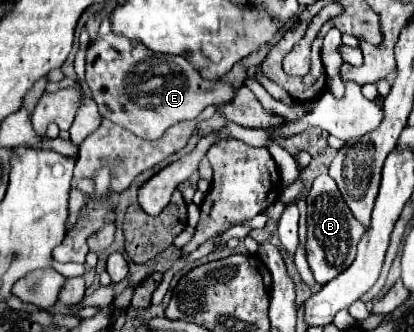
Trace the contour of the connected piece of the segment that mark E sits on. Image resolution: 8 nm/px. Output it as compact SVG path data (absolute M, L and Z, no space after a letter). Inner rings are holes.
M108 36L98 38L90 48L86 56L86 84L90 86L94 100L100 108L102 118L112 120L114 124L134 132L140 138L156 140L164 134L166 128L172 124L194 120L206 106L218 106L228 104L234 100L234 88L224 80L206 80L200 76L200 72L182 56L170 56L170 54L158 54L144 46L132 46L130 40L124 40L124 36Z

